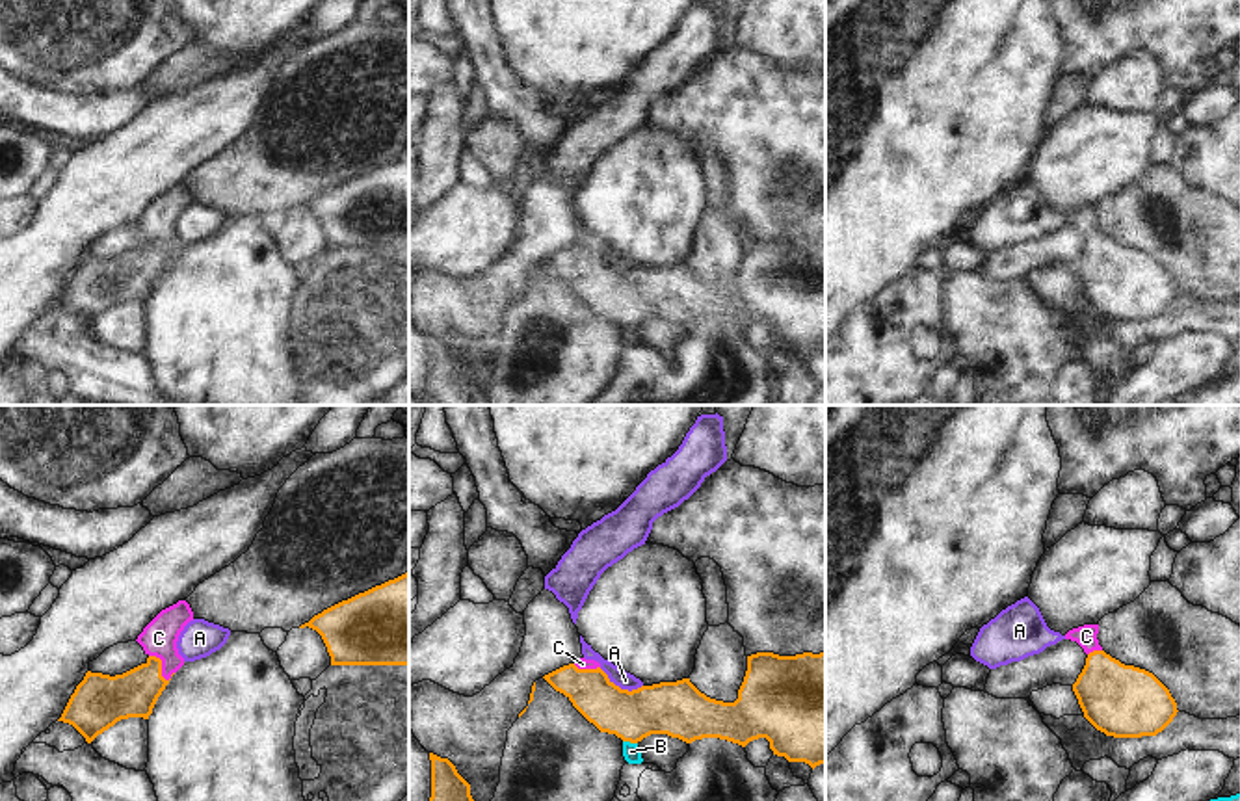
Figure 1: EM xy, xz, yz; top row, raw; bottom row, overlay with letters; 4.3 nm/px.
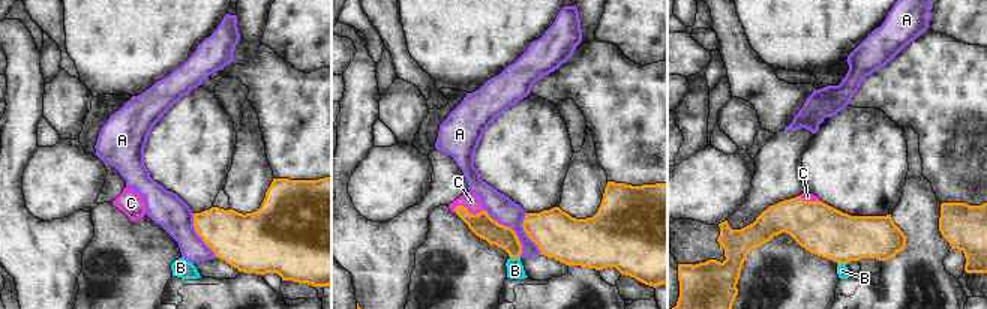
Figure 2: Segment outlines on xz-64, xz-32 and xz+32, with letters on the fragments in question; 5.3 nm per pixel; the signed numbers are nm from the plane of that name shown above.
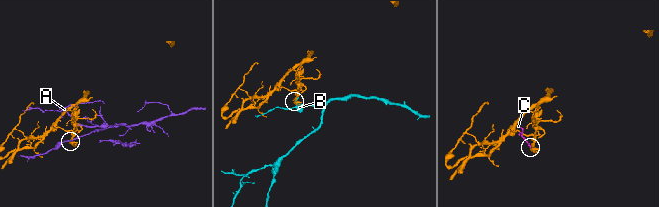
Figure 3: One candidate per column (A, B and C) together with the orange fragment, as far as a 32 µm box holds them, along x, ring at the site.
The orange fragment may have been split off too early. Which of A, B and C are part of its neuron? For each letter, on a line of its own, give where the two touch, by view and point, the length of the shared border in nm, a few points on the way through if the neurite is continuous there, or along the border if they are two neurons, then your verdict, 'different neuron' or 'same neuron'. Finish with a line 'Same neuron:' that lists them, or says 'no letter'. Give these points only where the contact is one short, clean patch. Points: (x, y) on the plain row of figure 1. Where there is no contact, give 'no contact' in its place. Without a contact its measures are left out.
A: meets orange in xz at (620, 272); contact 200 nm long; different neuron
B: meets orange in xz at (631, 326); contact 70 nm long; border along xz (623, 324), (636, 328); different neuron
C: meets orange in xy at (160, 249); contact 150 nm long; runs through xy (132, 277), (160, 249), (158, 222); same neuron
Same neuron: C

